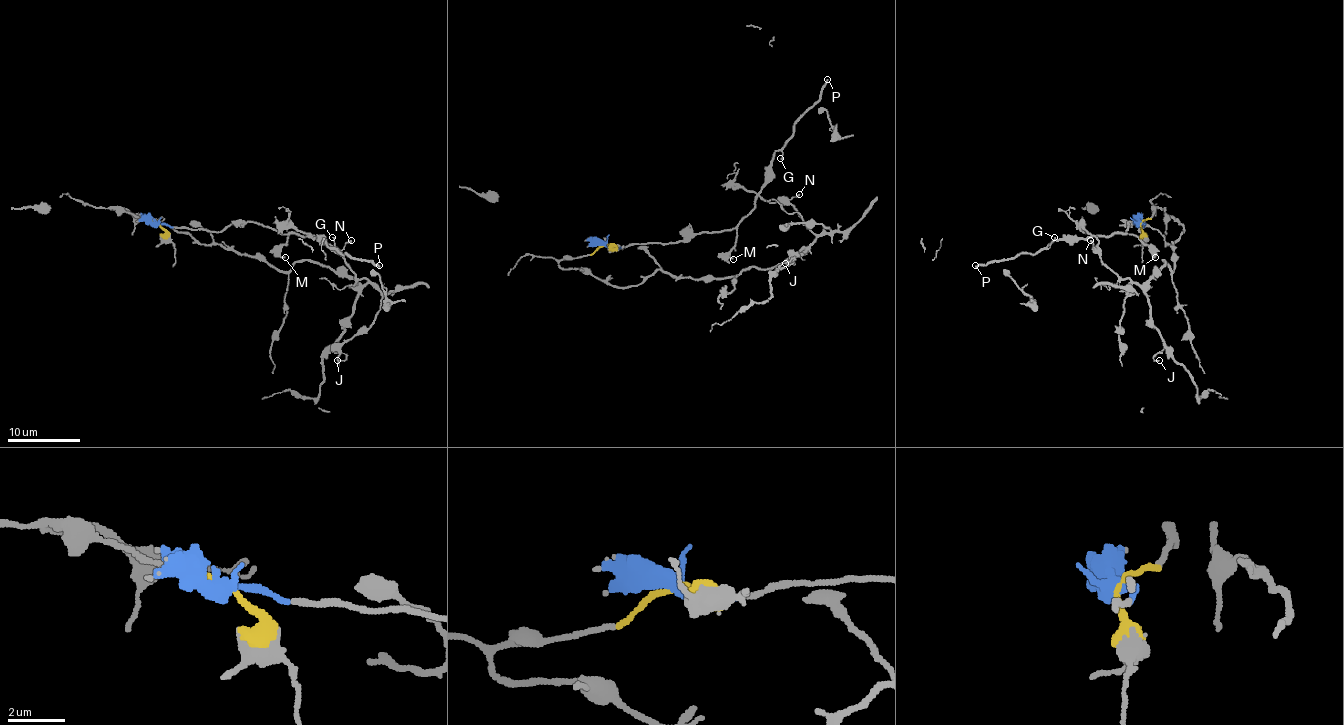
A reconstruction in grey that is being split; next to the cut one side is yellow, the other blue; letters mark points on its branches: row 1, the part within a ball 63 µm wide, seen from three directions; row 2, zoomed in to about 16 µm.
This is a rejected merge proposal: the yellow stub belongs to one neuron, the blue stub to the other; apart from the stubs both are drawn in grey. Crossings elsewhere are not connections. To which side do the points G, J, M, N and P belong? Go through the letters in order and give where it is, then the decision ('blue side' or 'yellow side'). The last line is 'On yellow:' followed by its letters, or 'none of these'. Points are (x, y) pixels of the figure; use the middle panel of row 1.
G: (780, 158) | blue side
J: (785, 263) | yellow side
M: (733, 259) | blue side
N: (799, 194) | yellow side
P: (827, 79) | blue side
On yellow: J, N

